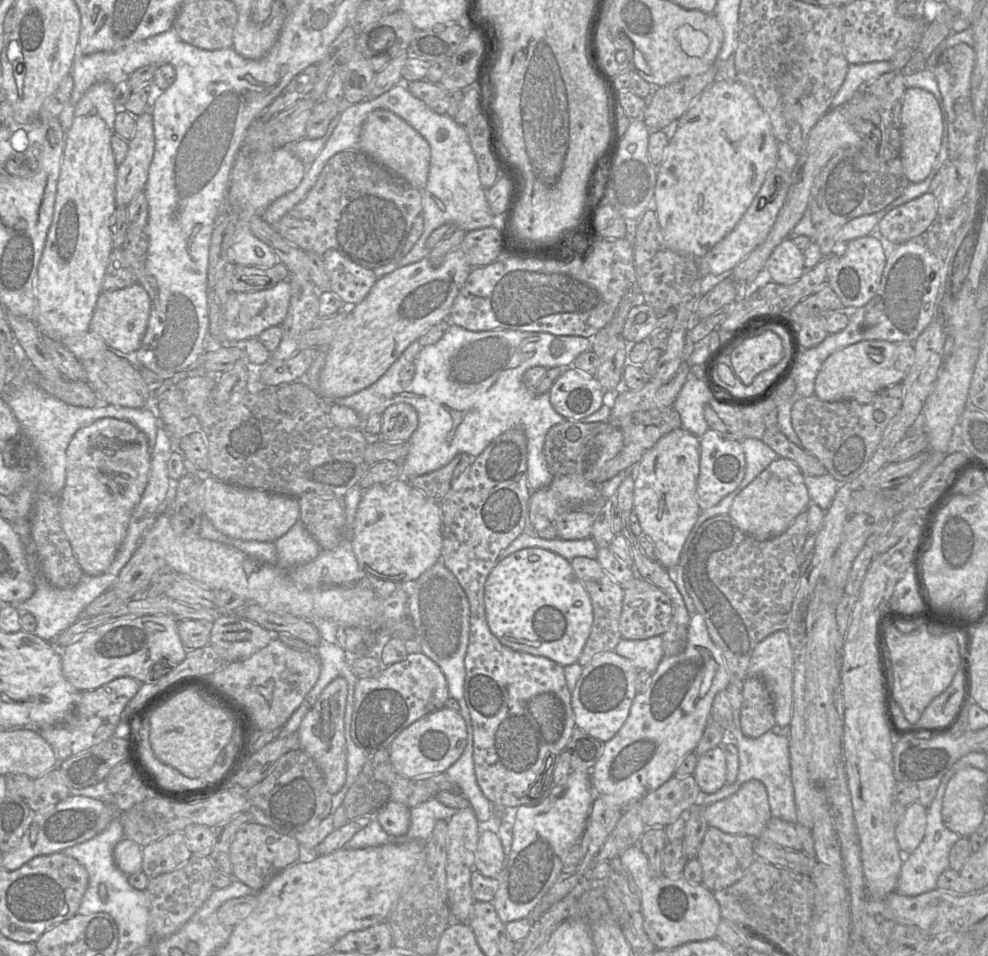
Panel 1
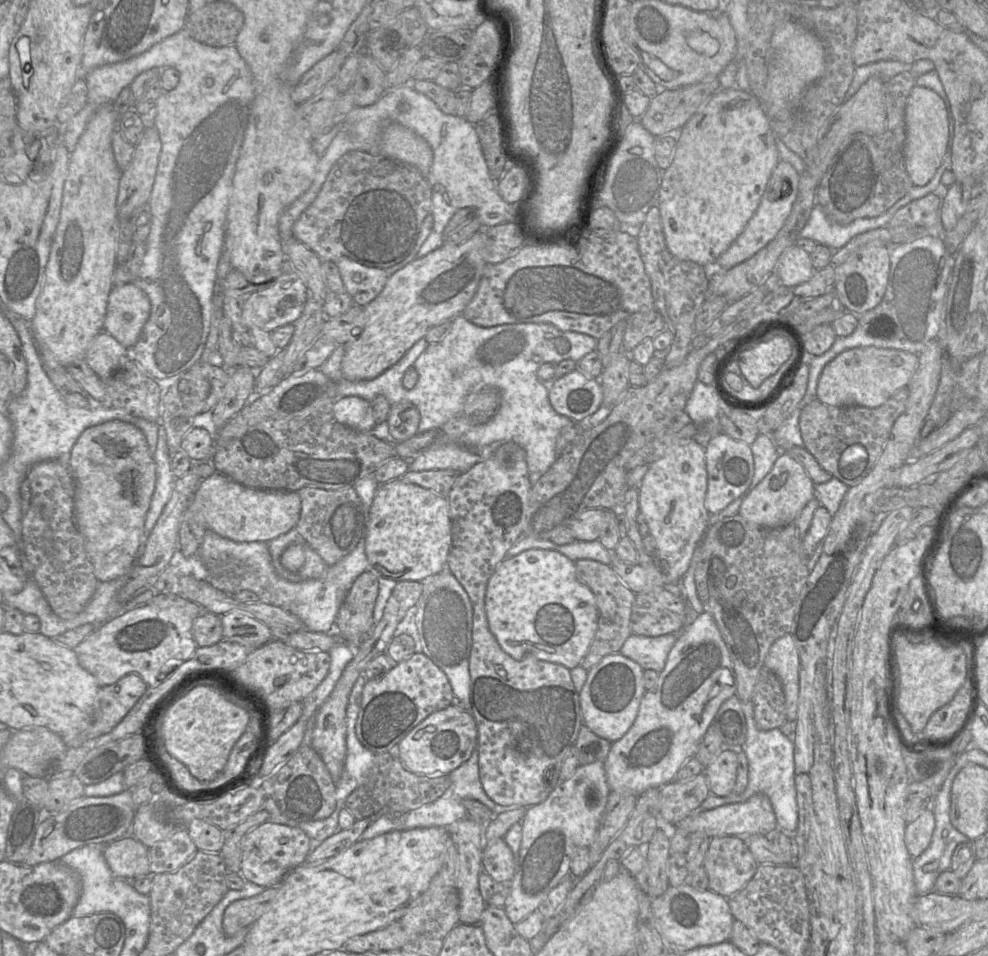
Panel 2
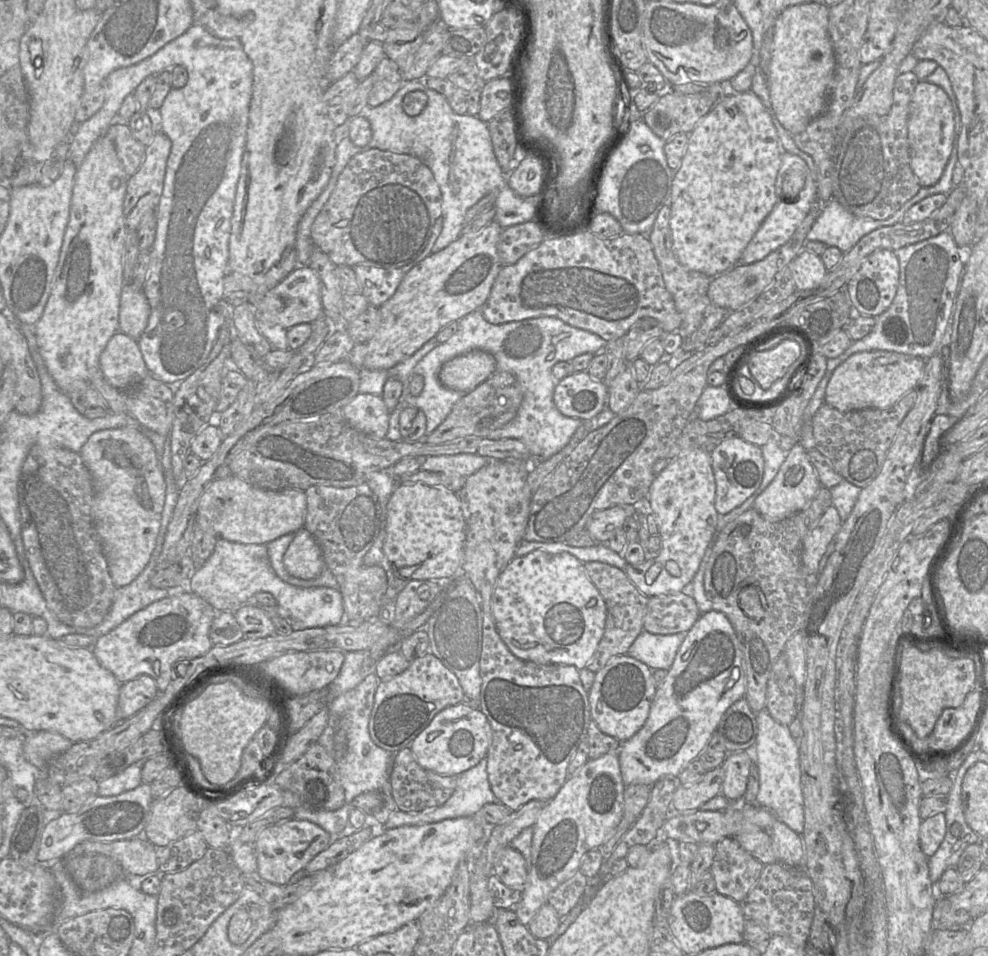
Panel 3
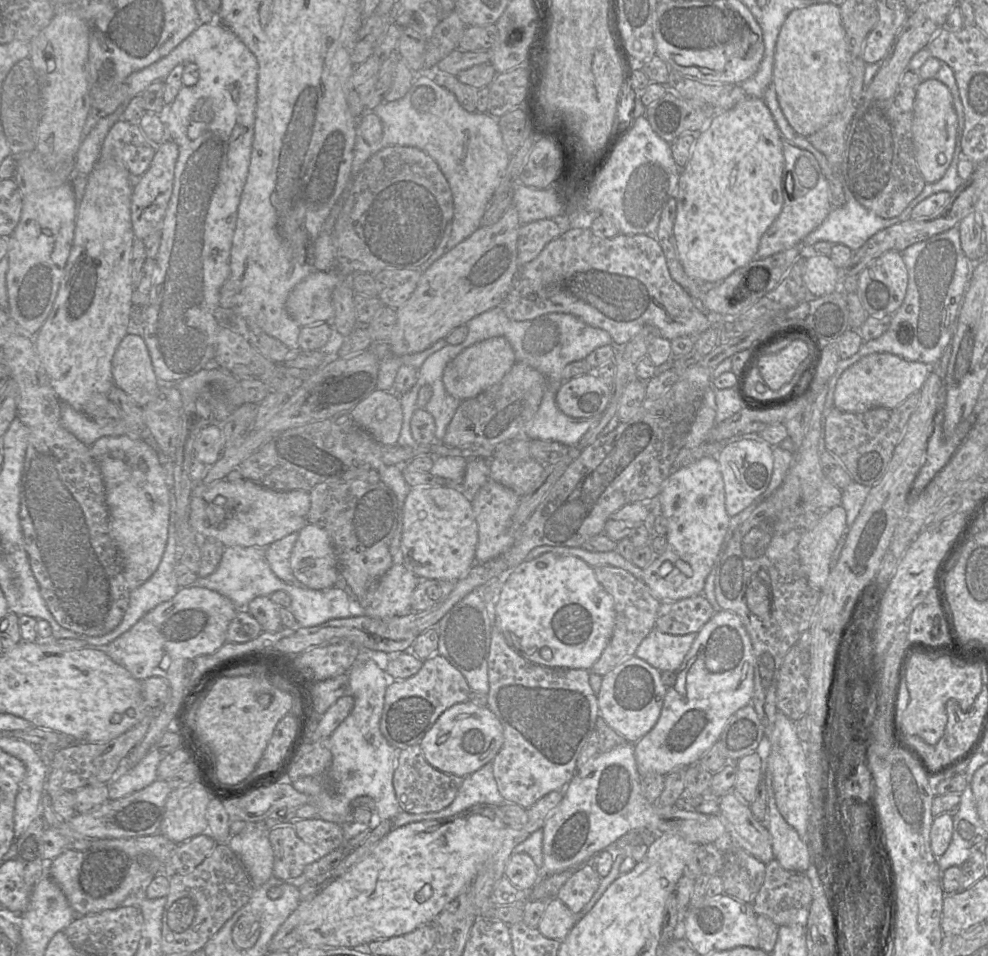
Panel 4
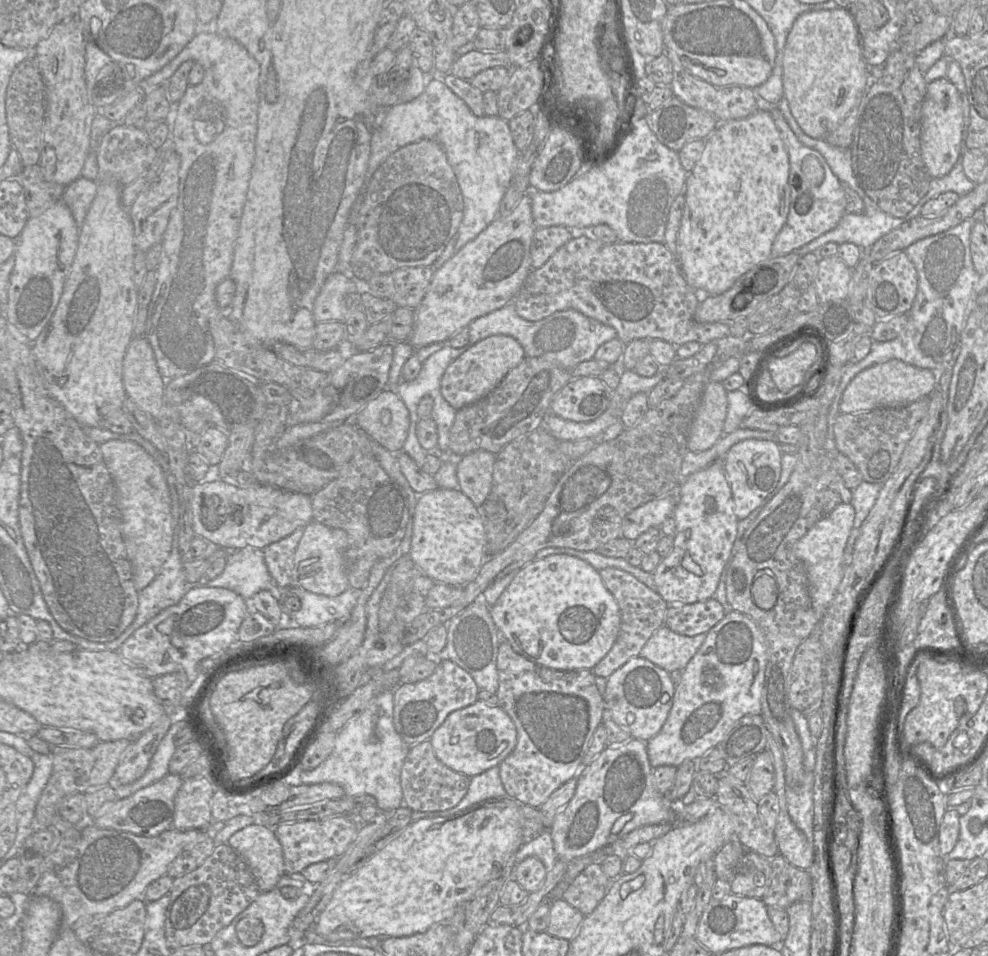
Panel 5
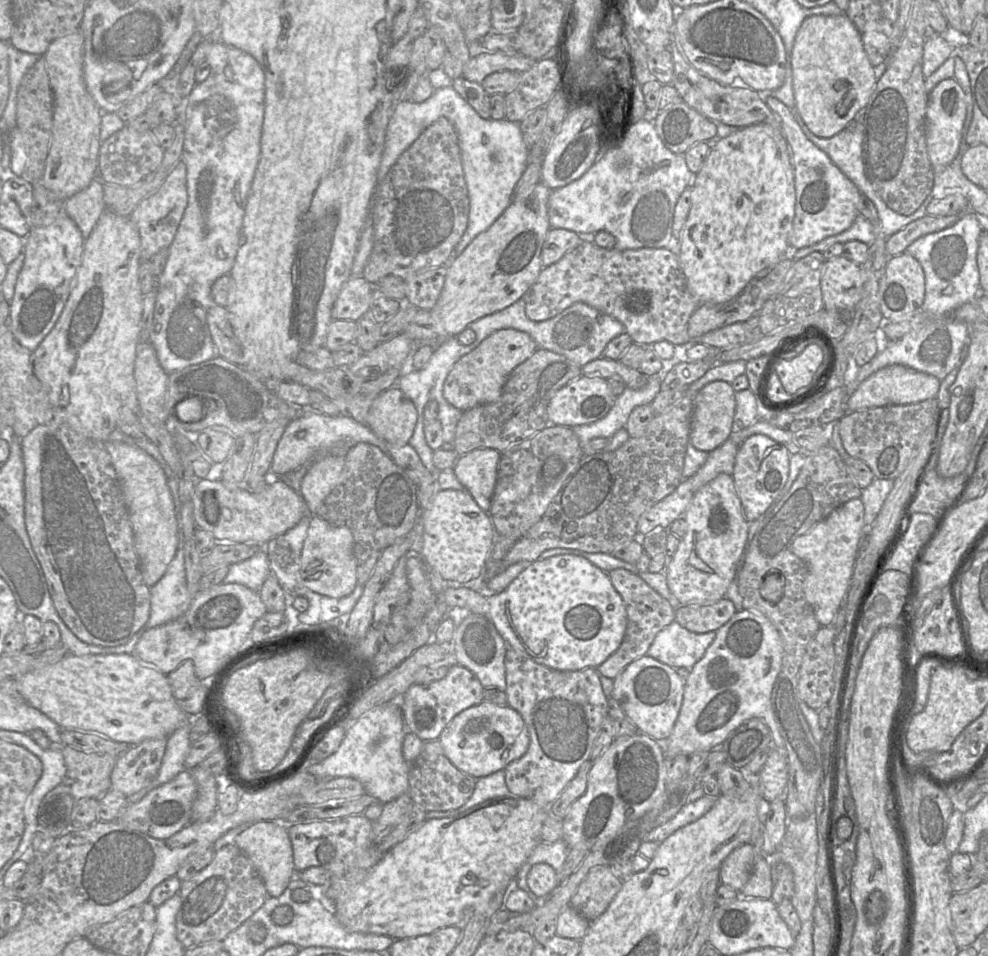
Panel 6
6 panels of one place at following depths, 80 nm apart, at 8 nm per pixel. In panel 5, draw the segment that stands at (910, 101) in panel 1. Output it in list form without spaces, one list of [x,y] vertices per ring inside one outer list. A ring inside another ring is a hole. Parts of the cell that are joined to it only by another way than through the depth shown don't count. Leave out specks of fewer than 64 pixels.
[[[937,79],[926,86],[921,114],[920,149],[931,178],[947,175],[954,166],[960,148],[963,112],[956,87],[947,79]]]

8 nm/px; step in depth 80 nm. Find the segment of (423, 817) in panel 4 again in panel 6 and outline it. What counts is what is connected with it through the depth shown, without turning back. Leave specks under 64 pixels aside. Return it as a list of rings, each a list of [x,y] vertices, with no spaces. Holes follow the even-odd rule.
[[[500,770],[486,777],[476,779],[472,796],[461,807],[449,811],[427,812],[426,820],[456,816],[492,799],[506,797],[515,796],[509,791],[506,785],[504,770]]]

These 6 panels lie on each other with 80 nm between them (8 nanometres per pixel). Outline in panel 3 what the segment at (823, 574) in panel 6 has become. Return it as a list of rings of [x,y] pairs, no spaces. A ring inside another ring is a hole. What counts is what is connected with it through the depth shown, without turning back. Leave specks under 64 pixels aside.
[[[833,505],[827,508],[803,540],[801,561],[805,571],[812,574],[818,573],[820,560],[841,529],[842,523],[837,509]]]

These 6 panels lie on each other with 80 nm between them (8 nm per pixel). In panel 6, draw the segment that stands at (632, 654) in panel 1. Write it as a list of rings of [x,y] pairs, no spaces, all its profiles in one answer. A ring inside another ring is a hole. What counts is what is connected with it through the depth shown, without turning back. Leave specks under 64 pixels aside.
[[[673,621],[654,638],[646,655],[672,668],[691,669],[705,654],[716,633],[693,633]]]

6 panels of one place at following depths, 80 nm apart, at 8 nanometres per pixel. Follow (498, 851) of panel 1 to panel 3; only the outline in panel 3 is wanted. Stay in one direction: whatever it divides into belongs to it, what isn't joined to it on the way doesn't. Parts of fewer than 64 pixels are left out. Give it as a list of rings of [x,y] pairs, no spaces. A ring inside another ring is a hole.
[[[506,847],[496,857],[493,875],[506,886],[522,892],[528,875],[527,862],[520,852]]]

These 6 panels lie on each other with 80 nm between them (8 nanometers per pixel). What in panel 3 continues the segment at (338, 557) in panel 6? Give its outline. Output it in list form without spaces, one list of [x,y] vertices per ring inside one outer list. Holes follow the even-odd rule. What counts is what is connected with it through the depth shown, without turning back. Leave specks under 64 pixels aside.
[[[304,527],[295,533],[283,556],[283,564],[291,575],[303,580],[316,578],[327,567],[318,543]]]

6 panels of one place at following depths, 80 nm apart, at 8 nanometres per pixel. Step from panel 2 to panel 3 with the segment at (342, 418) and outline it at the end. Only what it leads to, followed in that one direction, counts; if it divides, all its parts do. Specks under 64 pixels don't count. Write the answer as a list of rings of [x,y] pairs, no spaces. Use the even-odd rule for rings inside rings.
[[[359,393],[340,412],[351,427],[376,439],[386,438],[390,412],[381,396]]]

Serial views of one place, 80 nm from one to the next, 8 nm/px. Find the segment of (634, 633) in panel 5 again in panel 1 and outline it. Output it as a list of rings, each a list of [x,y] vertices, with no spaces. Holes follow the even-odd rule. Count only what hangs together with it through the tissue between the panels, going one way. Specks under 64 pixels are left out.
[[[576,557],[570,561],[570,564],[576,577],[588,592],[593,608],[593,622],[590,634],[577,661],[578,664],[584,667],[597,655],[613,651],[622,639],[619,622],[624,591],[623,587],[601,567],[596,559]]]

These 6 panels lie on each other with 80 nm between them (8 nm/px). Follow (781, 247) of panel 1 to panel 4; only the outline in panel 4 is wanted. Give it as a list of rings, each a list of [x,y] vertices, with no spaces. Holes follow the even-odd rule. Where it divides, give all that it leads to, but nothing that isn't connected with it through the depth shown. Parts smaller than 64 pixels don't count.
[[[803,246],[802,257],[805,258],[803,280],[812,296],[825,296],[838,290],[839,269],[829,256],[818,255],[812,247]]]

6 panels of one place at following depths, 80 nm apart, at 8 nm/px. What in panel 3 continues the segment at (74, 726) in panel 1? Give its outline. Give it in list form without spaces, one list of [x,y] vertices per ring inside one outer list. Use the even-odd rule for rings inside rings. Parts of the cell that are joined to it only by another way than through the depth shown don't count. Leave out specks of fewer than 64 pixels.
[[[140,675],[121,684],[117,720],[125,720],[142,710],[158,695],[158,687],[153,678]]]

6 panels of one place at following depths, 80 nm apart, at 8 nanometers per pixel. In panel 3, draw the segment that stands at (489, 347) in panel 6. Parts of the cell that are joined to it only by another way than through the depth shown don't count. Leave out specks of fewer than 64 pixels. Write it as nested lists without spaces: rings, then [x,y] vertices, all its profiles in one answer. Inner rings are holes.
[[[473,350],[447,361],[440,370],[439,379],[446,388],[466,394],[496,371],[497,362],[490,353]]]

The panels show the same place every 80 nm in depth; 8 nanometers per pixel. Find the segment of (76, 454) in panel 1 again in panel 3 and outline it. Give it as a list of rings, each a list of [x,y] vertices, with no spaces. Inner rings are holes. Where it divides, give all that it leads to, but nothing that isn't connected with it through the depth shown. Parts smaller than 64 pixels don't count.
[[[131,427],[94,432],[79,454],[92,477],[94,499],[91,514],[111,579],[116,587],[126,586],[147,566],[157,544],[166,495],[166,480],[161,463],[150,439],[141,430]]]

